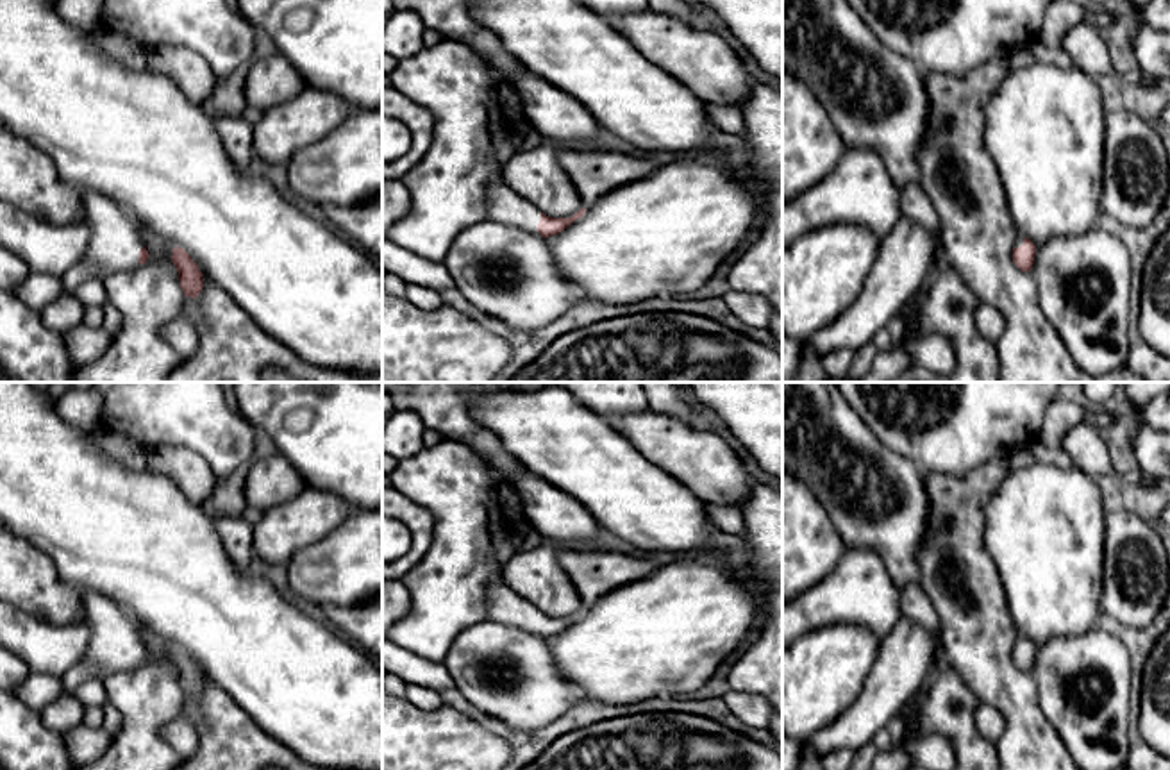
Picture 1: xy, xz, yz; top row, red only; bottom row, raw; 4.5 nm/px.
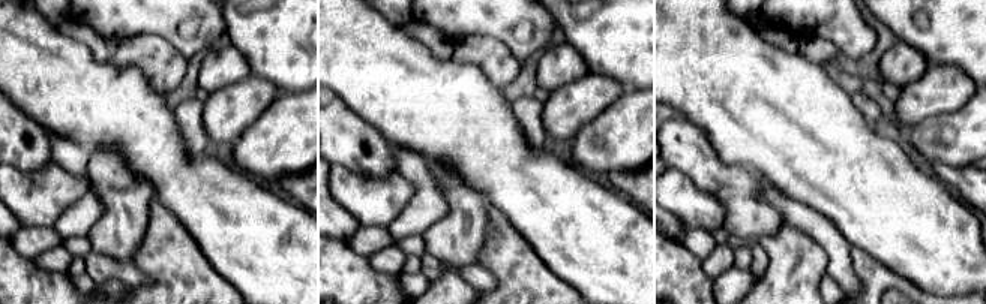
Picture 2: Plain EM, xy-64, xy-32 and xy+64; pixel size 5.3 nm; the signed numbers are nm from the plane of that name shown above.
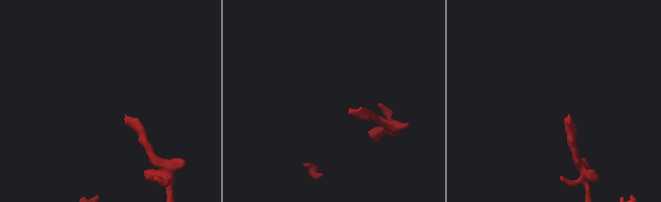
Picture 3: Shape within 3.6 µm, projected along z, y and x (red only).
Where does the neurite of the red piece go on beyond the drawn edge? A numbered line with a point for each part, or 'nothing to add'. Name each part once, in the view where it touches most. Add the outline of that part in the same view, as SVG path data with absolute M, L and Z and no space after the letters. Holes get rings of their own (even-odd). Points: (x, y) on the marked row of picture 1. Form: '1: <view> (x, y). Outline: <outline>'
1: xz (504, 206). Outline: M504 179L488 184L488 218L504 225L520 227L529 232L538 232L541 211L516 195Z

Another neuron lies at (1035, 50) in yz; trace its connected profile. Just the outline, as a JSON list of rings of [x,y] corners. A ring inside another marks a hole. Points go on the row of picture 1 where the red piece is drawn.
[[[1025,41],[1006,54],[1006,66],[1009,71],[1031,66],[1034,63],[1049,63],[1061,68],[1077,68],[1063,48],[1050,48],[1043,41]]]

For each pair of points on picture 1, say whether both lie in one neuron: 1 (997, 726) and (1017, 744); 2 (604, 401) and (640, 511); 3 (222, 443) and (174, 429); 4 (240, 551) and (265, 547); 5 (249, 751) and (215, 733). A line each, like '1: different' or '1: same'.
1: different
2: different
3: same
4: different
5: same

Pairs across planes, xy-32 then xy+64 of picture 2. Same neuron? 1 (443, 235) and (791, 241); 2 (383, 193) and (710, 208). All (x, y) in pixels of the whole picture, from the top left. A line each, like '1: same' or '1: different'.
1: same
2: same

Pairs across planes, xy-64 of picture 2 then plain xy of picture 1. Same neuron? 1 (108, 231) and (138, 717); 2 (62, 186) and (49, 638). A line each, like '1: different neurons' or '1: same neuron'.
1: same neuron
2: same neuron

